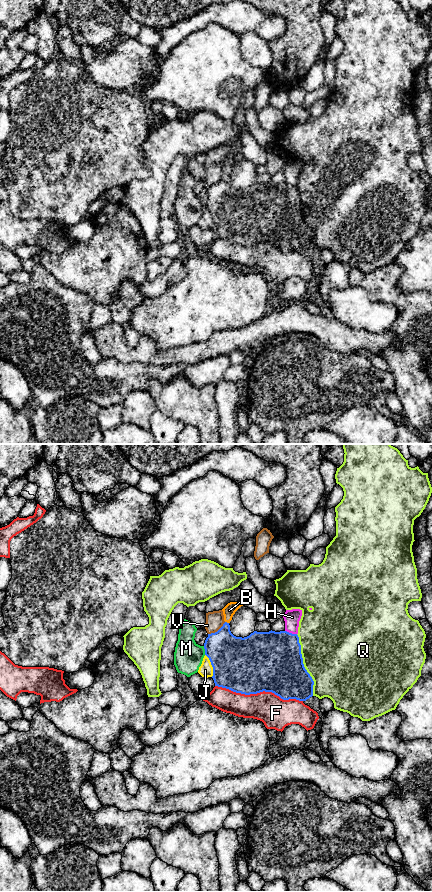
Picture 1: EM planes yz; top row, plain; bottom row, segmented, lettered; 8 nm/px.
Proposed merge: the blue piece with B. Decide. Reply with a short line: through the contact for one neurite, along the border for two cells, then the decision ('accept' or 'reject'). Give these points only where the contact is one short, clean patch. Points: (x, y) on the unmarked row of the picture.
yz (227, 205), (226, 174), (229, 162) | accept

